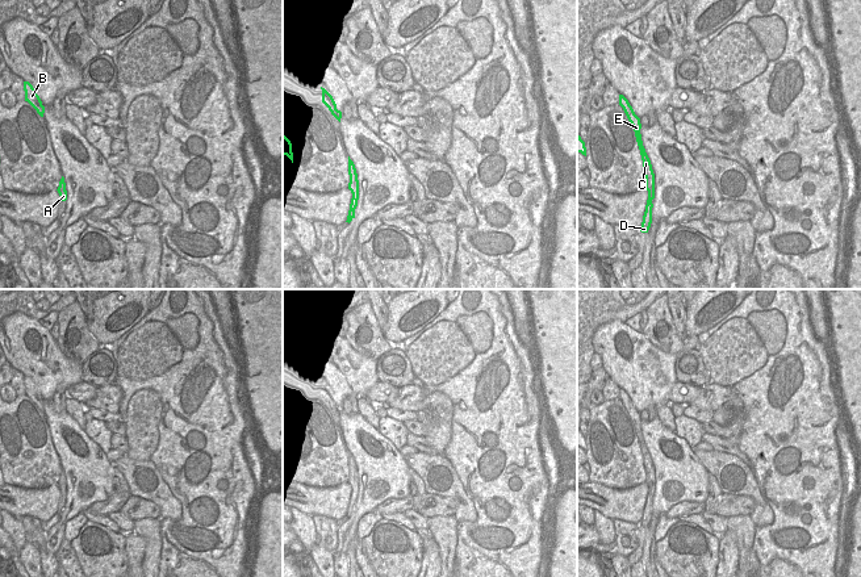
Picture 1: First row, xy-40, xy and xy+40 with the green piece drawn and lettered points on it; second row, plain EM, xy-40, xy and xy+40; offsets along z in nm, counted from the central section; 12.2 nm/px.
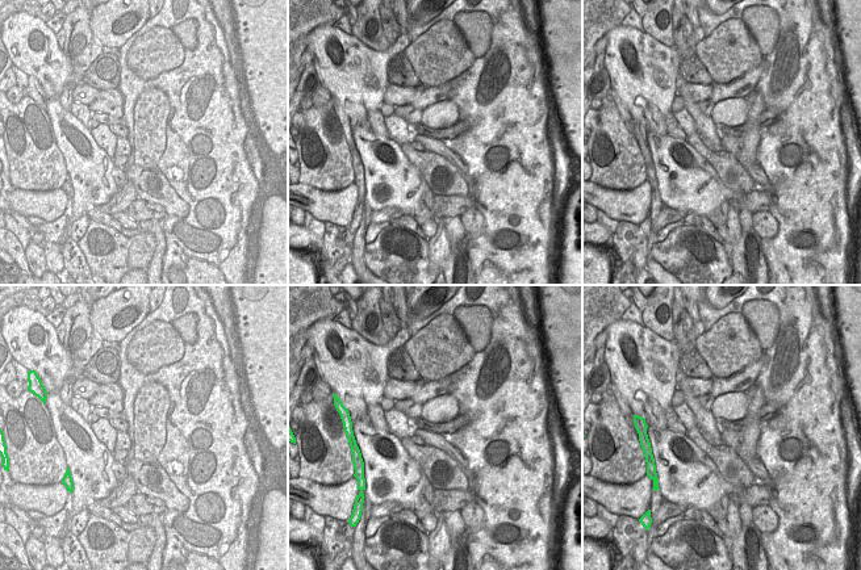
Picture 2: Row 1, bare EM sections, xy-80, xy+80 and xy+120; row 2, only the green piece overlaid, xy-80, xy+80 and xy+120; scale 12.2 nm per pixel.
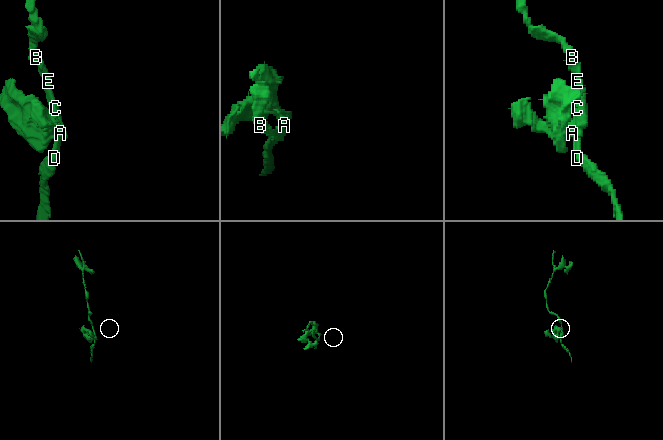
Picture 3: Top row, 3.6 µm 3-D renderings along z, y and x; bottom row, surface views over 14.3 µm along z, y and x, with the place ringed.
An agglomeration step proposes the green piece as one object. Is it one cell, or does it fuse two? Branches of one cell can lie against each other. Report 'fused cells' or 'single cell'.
fused cells

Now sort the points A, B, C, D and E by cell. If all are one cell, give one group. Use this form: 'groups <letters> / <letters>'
groups A / B C D E

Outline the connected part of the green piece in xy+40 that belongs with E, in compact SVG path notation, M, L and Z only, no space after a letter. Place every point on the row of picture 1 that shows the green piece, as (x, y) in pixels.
M619 95L619 105L623 108L628 121L631 122L631 125L634 127L636 142L638 142L641 160L643 160L643 171L644 171L644 176L645 176L644 188L649 192L648 200L652 201L655 198L655 173L652 170L651 160L643 146L641 134L640 134L640 129L641 129L640 118L635 114L632 106L630 105L628 100L623 95Z

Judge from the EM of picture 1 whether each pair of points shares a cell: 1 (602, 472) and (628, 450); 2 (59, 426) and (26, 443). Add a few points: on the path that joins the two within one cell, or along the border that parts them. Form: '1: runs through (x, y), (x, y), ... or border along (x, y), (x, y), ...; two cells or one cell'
1: runs through (610, 464), (614, 460), (614, 454), (621, 450); one cell
2: border along (42, 412), (51, 444), (61, 460); two cells

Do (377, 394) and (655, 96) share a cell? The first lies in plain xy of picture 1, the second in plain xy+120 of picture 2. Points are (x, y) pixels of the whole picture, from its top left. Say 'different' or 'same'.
different

